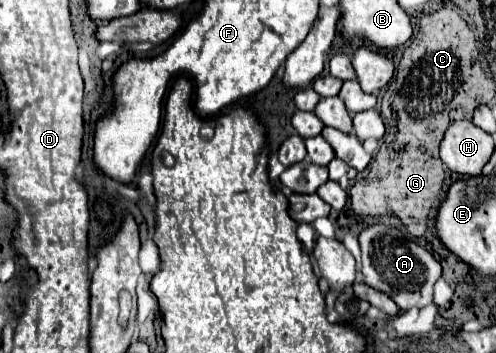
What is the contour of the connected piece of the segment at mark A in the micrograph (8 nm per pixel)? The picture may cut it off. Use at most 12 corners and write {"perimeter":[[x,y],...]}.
{"perimeter":[[370,225],[364,283],[402,311],[432,303],[442,267],[426,247]]}

